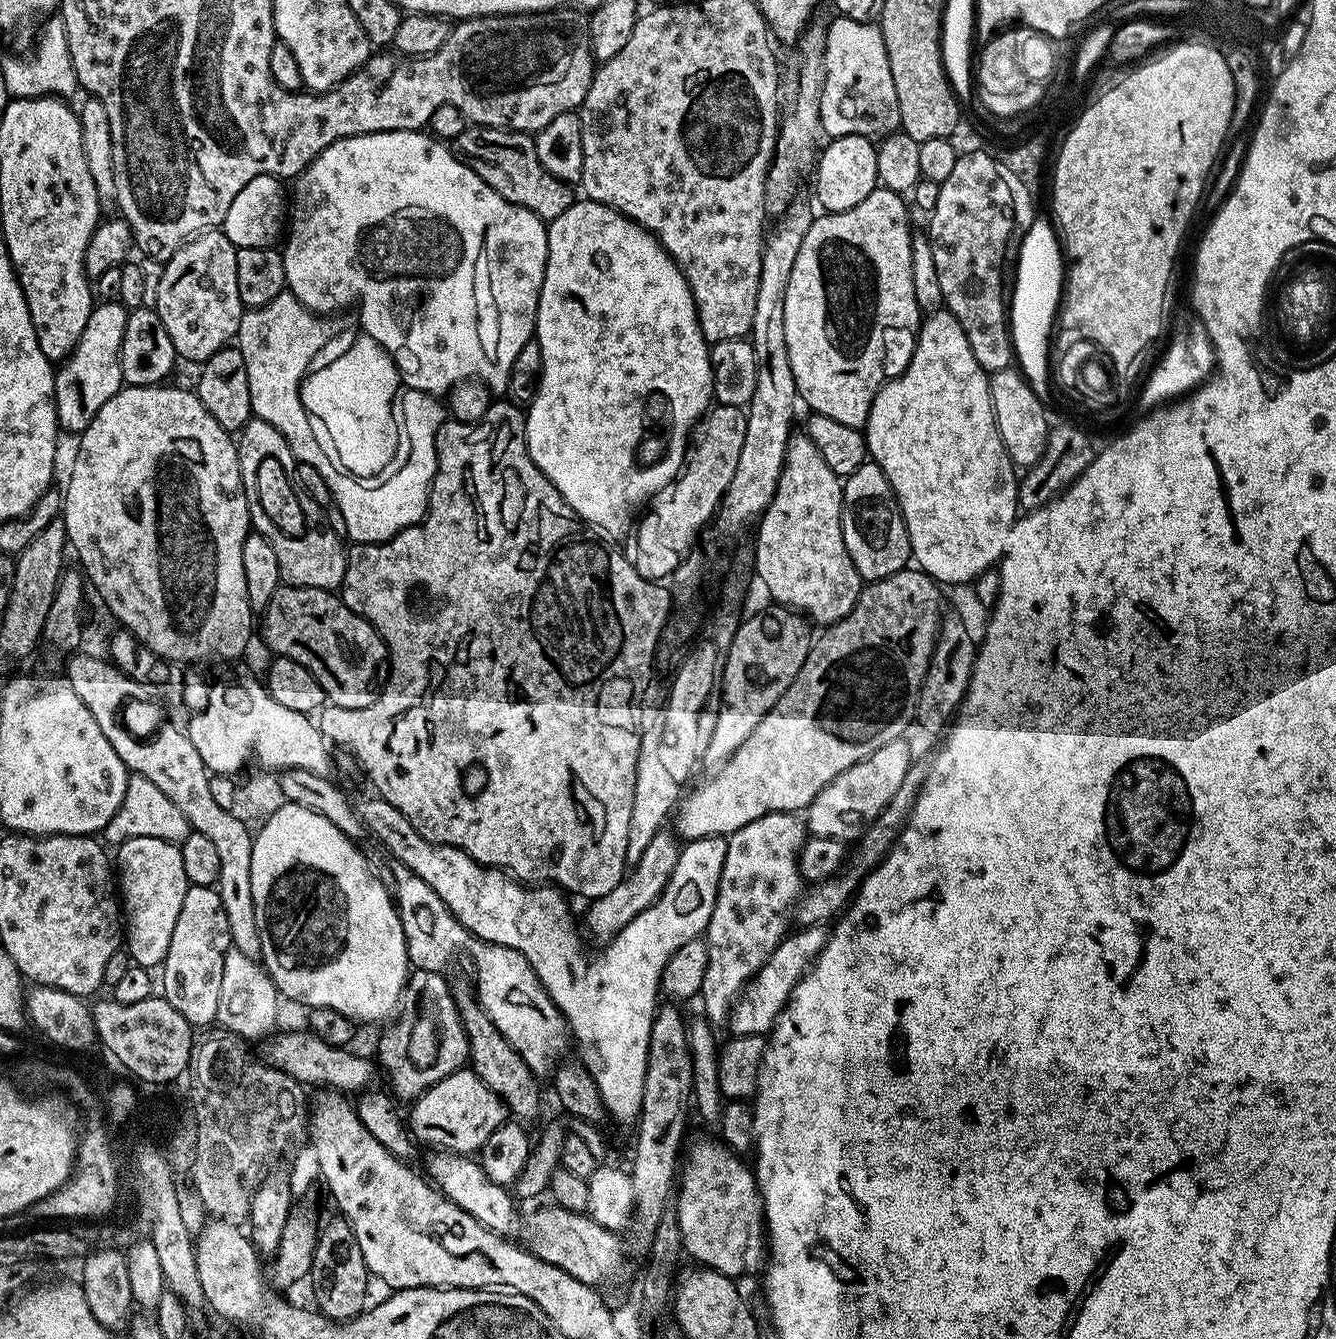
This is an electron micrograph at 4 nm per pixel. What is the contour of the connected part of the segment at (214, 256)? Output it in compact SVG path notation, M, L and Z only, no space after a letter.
M209 230L199 233L176 249L176 253L163 265L164 273L160 276L160 281L154 284L154 307L158 318L162 318L162 326L166 326L166 334L170 334L170 342L174 342L174 350L181 361L197 360L203 362L210 359L218 350L229 347L237 339L240 330L240 319L244 317L246 311L242 298L238 298L238 262L236 261L236 247L226 238L222 230Z

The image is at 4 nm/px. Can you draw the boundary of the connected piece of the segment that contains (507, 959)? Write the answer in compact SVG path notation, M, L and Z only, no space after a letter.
M393 859L388 860L388 865L390 871L394 873L396 883L394 903L396 913L402 922L409 965L413 969L421 968L443 973L444 967L455 956L469 956L473 966L476 967L474 987L476 999L480 1001L480 1008L488 1015L490 1022L494 1022L494 1026L502 1034L502 1038L506 1038L506 1042L510 1042L510 1046L514 1046L514 1050L518 1050L522 1062L526 1062L526 1066L530 1066L530 1070L537 1078L551 1077L561 1063L560 1055L567 1050L568 1044L570 1048L570 1029L568 1021L565 1020L556 1003L550 998L550 994L542 986L538 974L534 974L532 964L526 962L526 958L518 950L510 950L510 946L491 944L485 940L479 940L472 932L467 932L458 922L458 918L454 918L454 914L450 914L446 902L442 902L442 898L438 898L438 894L434 894L434 890L430 890L430 886L426 886L426 882L422 882L422 878L418 878L418 874L414 874L414 870L410 870L402 862Z

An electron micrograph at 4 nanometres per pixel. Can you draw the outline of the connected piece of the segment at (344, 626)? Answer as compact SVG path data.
M282 586L264 607L262 619L262 639L269 650L277 656L289 656L294 658L294 662L302 662L302 666L306 666L306 670L310 670L310 674L318 678L325 697L337 709L365 708L375 702L377 693L374 688L372 692L372 679L375 678L380 663L385 663L386 660L384 640L376 633L371 622L357 612L350 611L339 595L323 588Z

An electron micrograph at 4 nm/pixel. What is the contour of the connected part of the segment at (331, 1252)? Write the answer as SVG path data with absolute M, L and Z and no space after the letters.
M334 1216L325 1225L321 1225L308 1276L310 1281L312 1280L315 1307L324 1316L343 1322L359 1315L365 1309L370 1273L362 1250L359 1249L358 1240L345 1218Z

